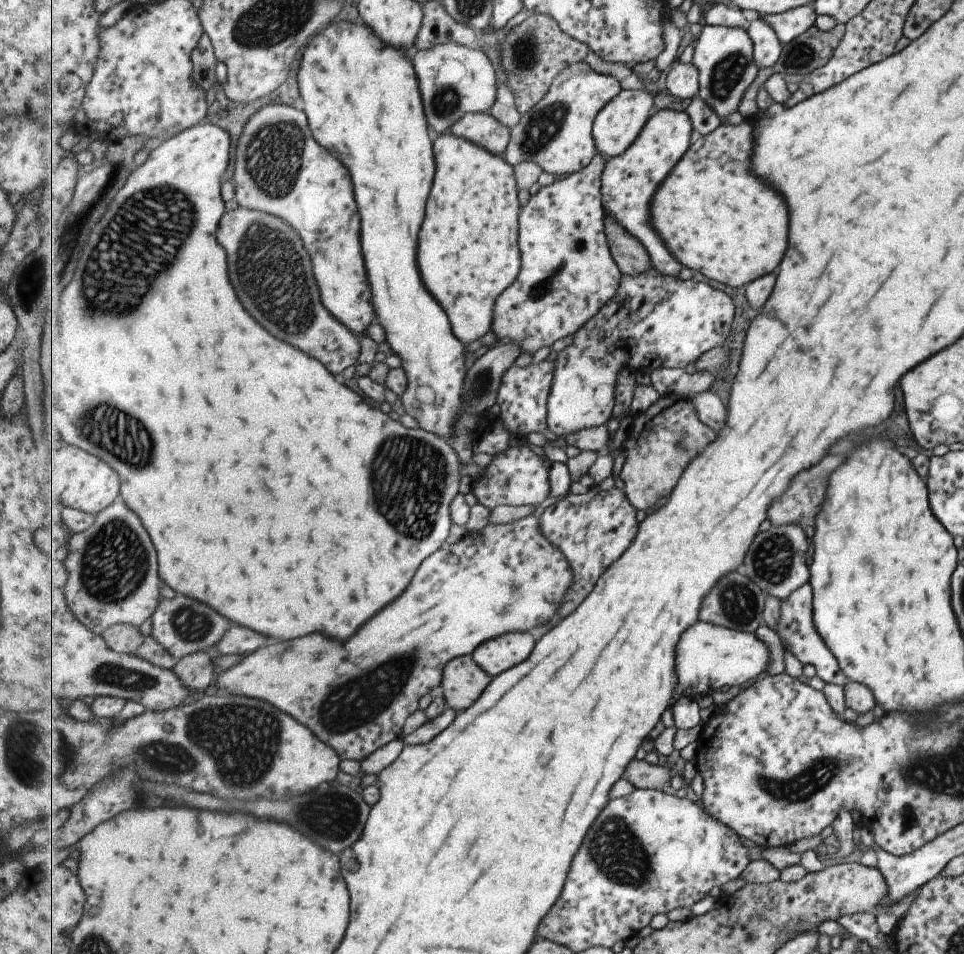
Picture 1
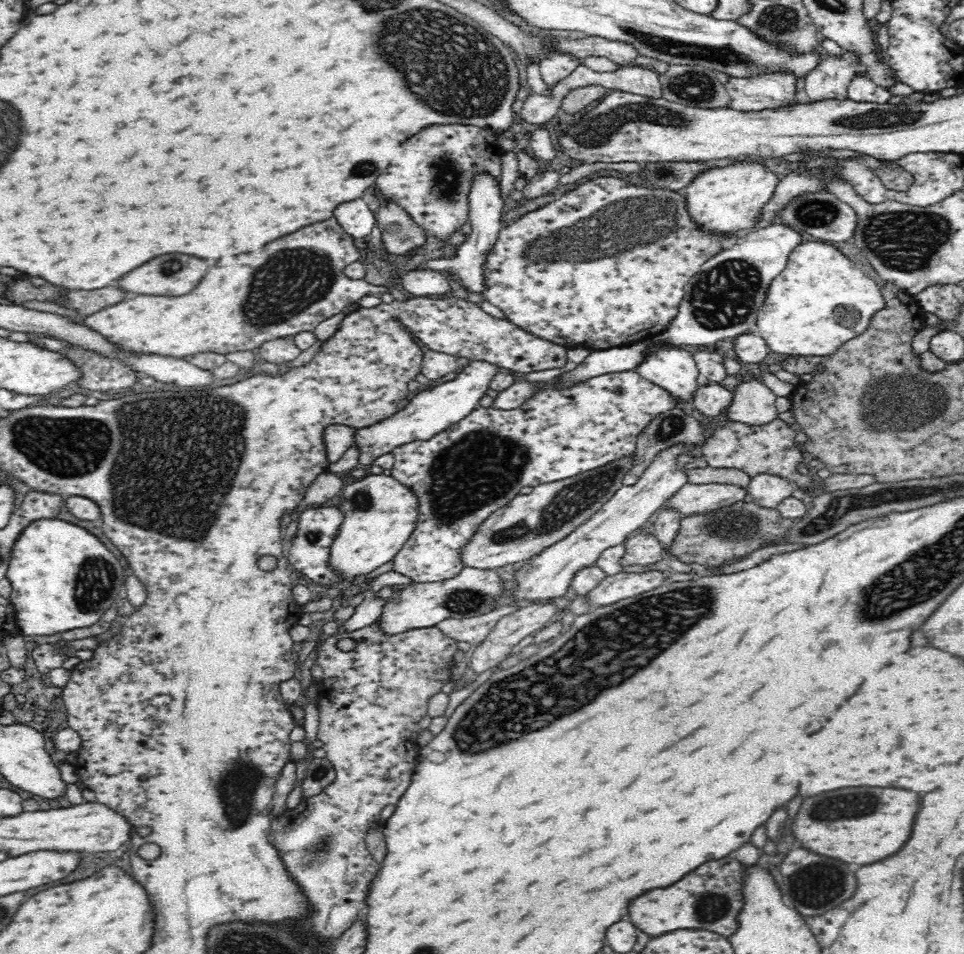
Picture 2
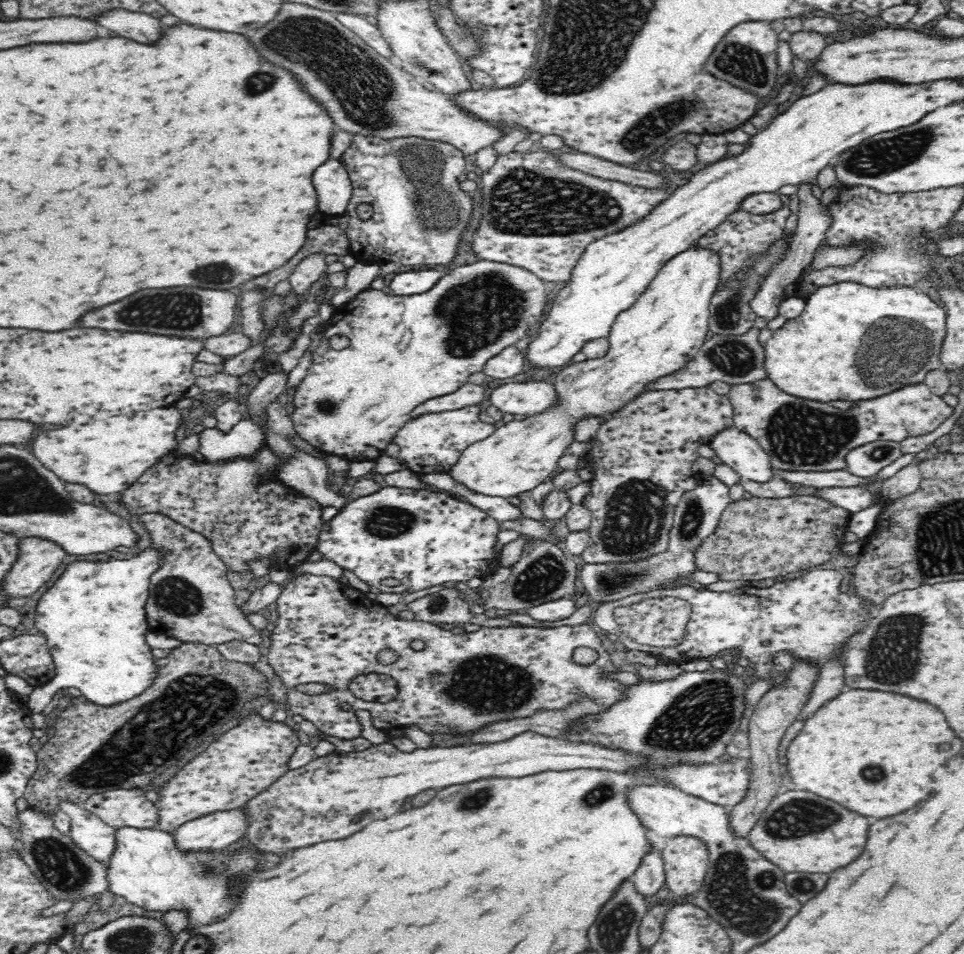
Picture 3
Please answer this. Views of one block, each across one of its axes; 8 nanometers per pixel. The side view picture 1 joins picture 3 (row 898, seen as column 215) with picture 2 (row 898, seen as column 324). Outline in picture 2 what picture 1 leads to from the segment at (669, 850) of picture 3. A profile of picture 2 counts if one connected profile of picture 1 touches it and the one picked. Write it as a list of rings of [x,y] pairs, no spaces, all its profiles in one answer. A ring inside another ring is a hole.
[[[735,858],[710,860],[698,866],[694,872],[688,872],[682,880],[666,888],[652,888],[646,894],[640,894],[630,904],[630,920],[644,932],[660,936],[674,928],[710,929],[726,938],[736,928],[735,918],[741,906],[741,869]]]

